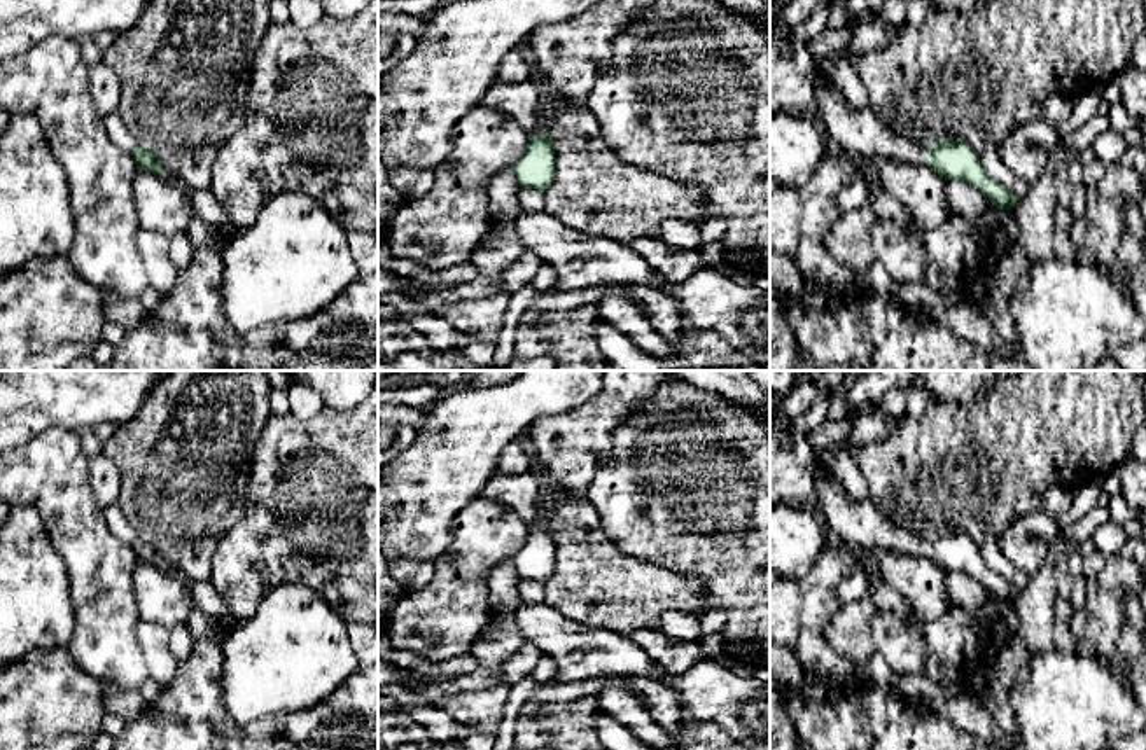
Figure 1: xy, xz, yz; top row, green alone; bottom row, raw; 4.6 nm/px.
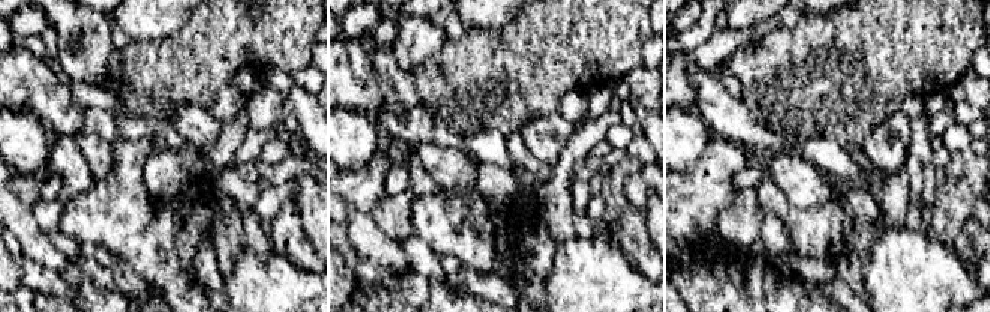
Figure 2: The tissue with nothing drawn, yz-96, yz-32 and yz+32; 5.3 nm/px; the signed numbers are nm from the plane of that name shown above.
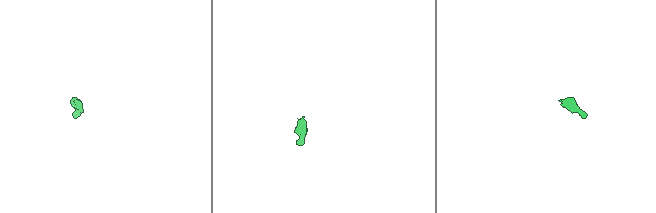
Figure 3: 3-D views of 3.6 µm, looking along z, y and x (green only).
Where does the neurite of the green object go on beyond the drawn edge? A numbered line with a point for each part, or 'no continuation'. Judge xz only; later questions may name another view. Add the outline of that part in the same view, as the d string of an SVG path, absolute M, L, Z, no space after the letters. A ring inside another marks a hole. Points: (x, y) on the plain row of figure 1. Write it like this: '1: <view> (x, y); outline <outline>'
1: xz (543, 516); outline M535 465L535 472L541 476L541 481L542 481L542 495L539 498L539 510L535 514L535 523L532 526L539 528L539 526L549 524L551 521L551 509L549 509L551 483L539 465Z

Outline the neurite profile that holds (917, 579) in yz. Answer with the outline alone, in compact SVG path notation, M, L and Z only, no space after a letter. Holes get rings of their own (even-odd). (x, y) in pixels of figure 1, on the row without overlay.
M875 551L873 559L880 575L910 603L912 610L936 621L957 610L947 589L947 572L927 556Z

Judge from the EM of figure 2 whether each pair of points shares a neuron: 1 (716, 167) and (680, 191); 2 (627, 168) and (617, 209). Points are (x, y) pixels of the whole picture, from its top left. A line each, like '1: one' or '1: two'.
1: one
2: one

